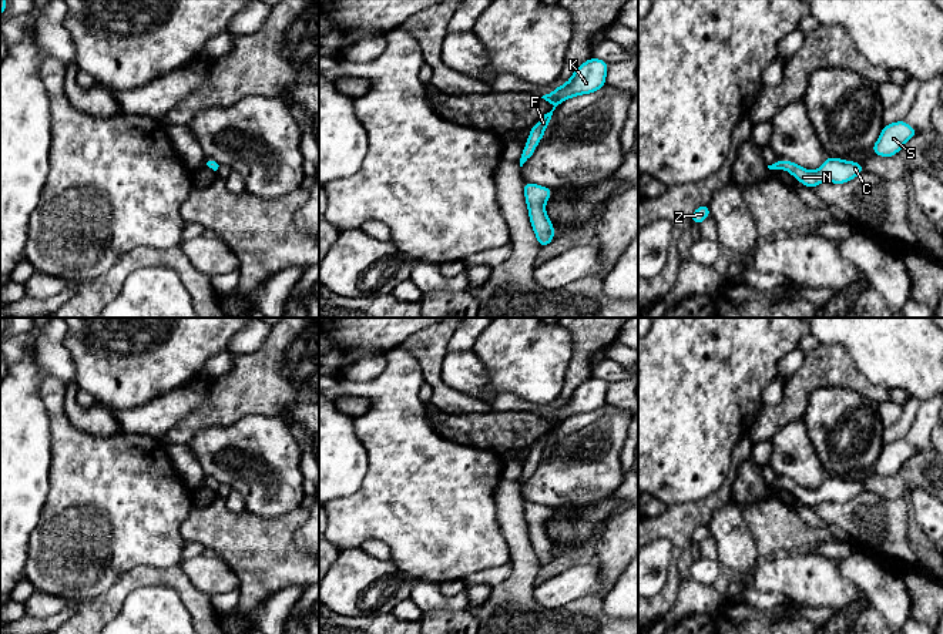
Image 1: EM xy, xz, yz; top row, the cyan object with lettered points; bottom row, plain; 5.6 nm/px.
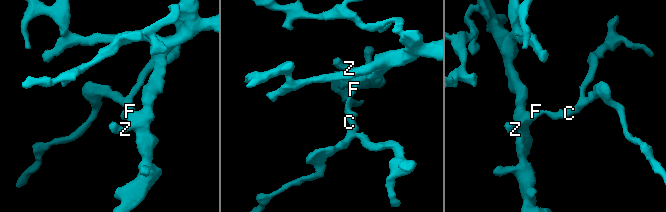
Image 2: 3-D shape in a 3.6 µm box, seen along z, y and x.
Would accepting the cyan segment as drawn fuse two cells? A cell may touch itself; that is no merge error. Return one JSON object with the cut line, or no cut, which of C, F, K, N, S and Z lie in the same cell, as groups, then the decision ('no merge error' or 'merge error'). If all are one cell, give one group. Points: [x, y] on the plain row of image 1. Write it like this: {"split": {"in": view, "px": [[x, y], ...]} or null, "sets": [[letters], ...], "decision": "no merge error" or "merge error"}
{"split": null, "sets": [["C", "F", "K", "N", "S", "Z"]], "decision": "no merge error"}

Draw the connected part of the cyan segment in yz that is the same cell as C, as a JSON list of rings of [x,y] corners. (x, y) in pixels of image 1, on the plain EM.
[[[828,476],[819,489],[809,490],[793,480],[778,479],[772,484],[768,484],[769,489],[786,489],[791,492],[795,499],[801,500],[803,504],[813,507],[822,502],[835,502],[845,503],[852,497],[863,492],[860,482],[843,480],[840,477]]]

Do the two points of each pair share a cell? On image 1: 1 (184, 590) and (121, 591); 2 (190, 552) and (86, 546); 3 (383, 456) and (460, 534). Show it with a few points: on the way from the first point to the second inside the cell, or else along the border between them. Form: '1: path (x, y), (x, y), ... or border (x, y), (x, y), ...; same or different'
1: path (168, 577), (137, 577); same
2: border (185, 542), (181, 559); different
3: path (403, 476), (440, 515); same

